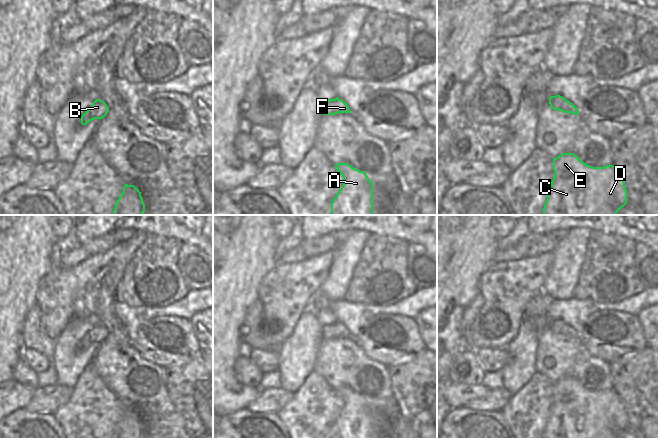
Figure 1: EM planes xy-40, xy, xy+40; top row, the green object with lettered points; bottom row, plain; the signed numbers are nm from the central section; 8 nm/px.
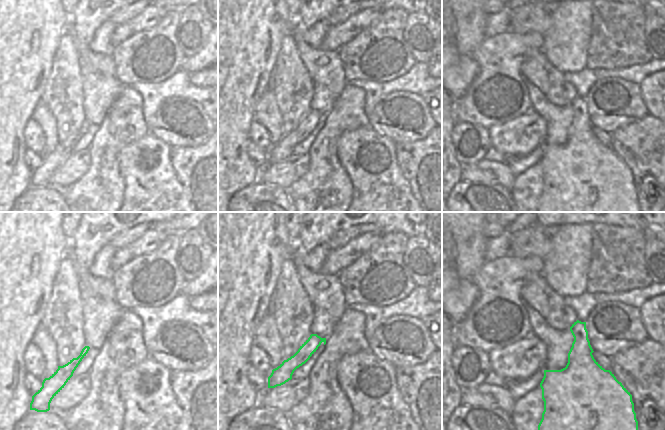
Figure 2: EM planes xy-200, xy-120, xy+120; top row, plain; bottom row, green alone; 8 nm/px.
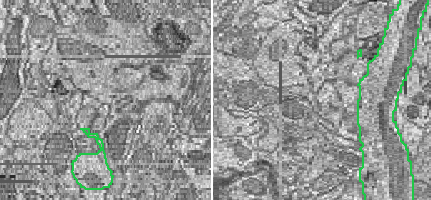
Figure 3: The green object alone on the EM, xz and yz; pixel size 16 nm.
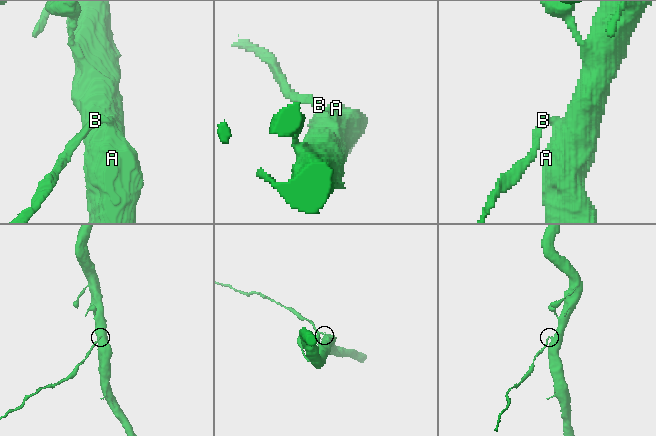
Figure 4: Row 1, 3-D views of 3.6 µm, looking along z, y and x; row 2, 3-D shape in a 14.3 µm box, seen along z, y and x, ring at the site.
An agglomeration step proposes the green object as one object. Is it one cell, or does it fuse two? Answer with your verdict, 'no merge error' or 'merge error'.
merge error

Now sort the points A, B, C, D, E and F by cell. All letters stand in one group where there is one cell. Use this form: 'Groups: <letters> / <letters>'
Groups: A C D E F / B.

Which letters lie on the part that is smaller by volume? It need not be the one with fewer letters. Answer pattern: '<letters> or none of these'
B

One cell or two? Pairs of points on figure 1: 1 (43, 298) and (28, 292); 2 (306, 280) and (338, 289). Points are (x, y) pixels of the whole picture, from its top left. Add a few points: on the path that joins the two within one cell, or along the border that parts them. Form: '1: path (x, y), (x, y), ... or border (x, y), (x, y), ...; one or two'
1: border (46, 274), (39, 282), (35, 296), (36, 302); two
2: border (331, 262), (329, 273), (318, 288); two

